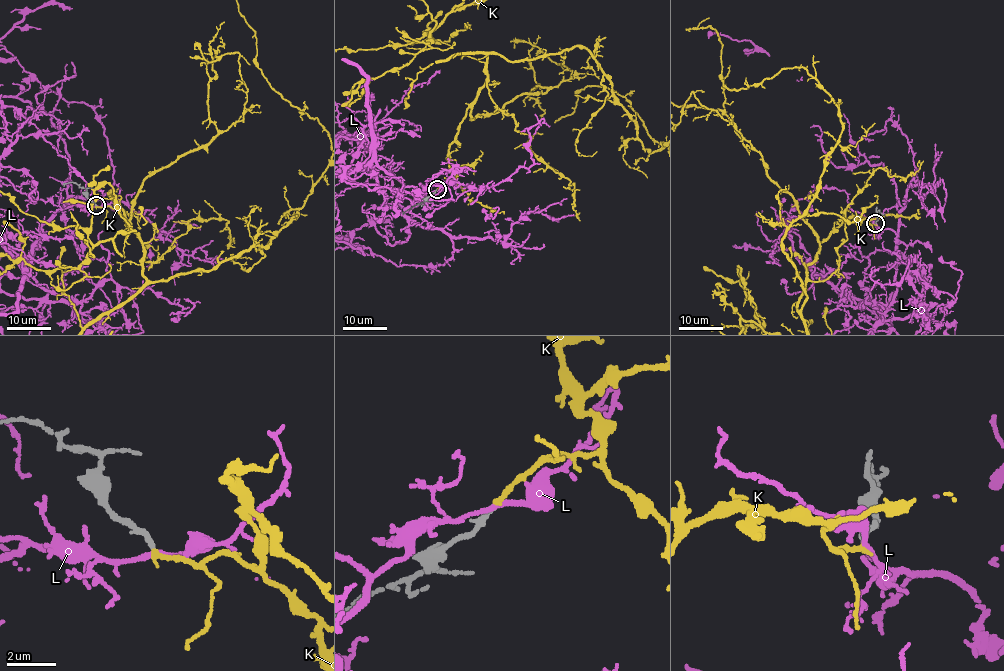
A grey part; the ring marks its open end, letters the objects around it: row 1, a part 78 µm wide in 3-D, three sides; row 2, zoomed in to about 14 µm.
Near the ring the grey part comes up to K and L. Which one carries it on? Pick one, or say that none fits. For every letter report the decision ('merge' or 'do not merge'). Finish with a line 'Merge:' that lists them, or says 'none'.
K: merge
L: do not merge
Merge: K

